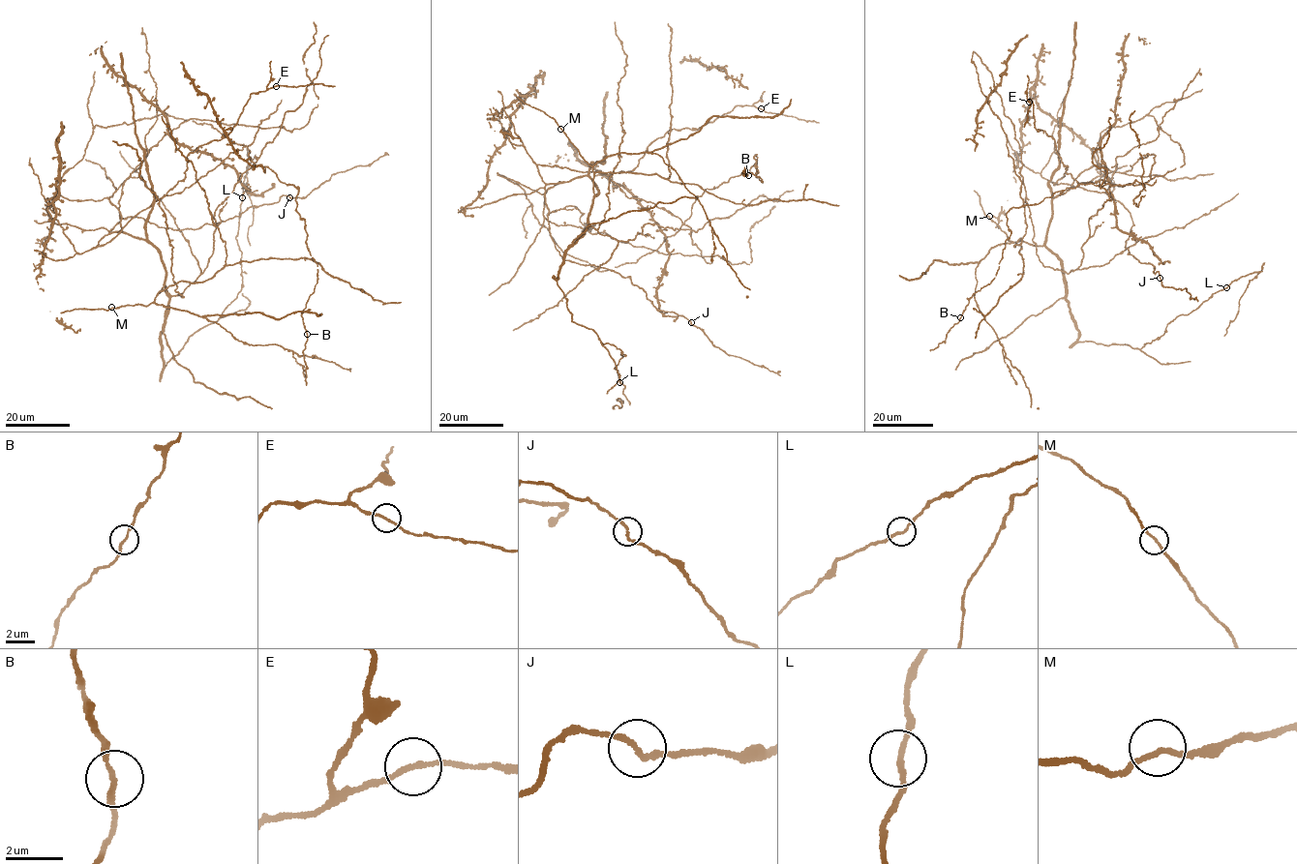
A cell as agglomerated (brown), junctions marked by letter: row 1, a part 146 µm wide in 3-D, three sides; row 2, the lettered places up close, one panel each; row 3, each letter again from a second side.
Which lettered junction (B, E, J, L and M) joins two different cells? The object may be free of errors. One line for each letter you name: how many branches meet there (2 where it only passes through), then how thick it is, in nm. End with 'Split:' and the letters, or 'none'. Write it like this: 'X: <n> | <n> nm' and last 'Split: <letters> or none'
Split: none

